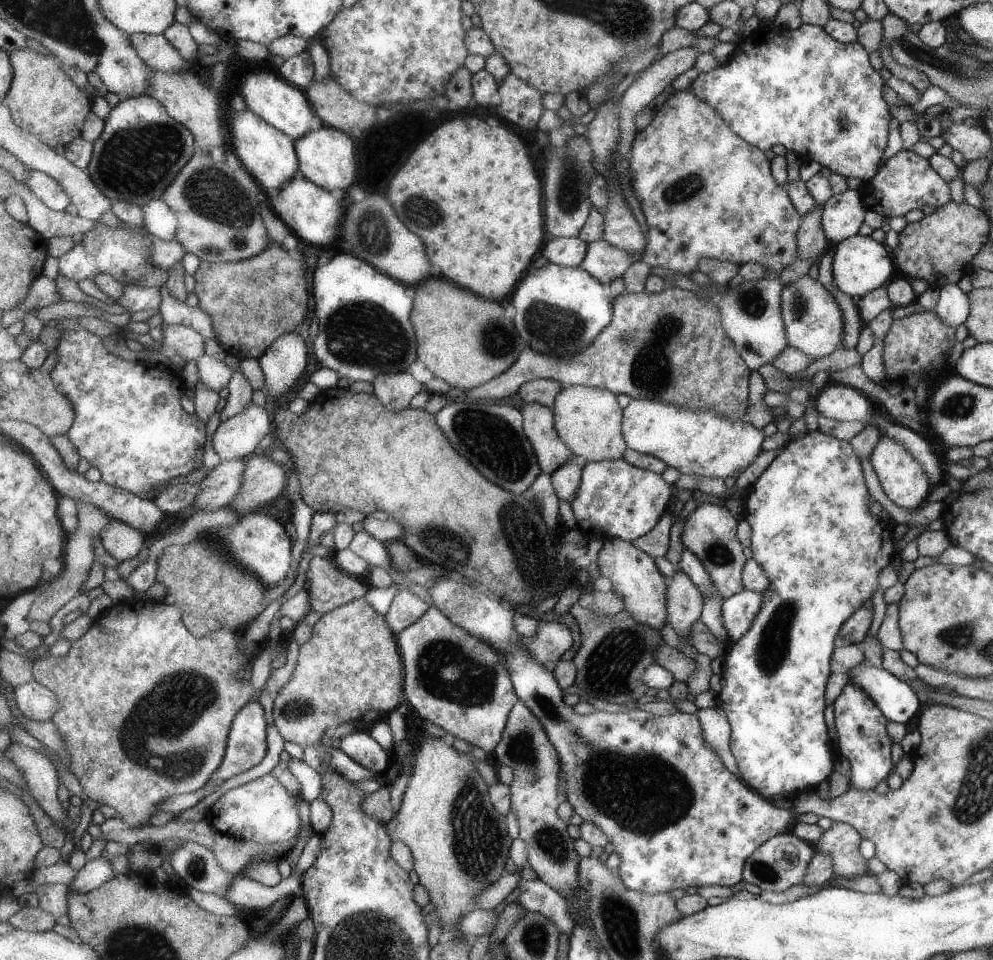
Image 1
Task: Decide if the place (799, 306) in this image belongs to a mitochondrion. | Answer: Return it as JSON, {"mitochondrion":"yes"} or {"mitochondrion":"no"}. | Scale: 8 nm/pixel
{"mitochondrion":"yes"}

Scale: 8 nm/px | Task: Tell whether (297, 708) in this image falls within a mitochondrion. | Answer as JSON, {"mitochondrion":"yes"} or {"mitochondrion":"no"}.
{"mitochondrion":"yes"}

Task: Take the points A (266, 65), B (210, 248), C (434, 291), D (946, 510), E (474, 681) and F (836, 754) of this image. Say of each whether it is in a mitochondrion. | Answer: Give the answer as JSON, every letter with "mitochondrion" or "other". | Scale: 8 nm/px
{"A":"other","B":"mitochondrion","C":"other","D":"other","E":"mitochondrion","F":"other"}

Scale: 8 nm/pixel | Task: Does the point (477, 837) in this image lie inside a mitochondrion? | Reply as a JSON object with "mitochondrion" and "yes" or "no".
{"mitochondrion":"yes"}

